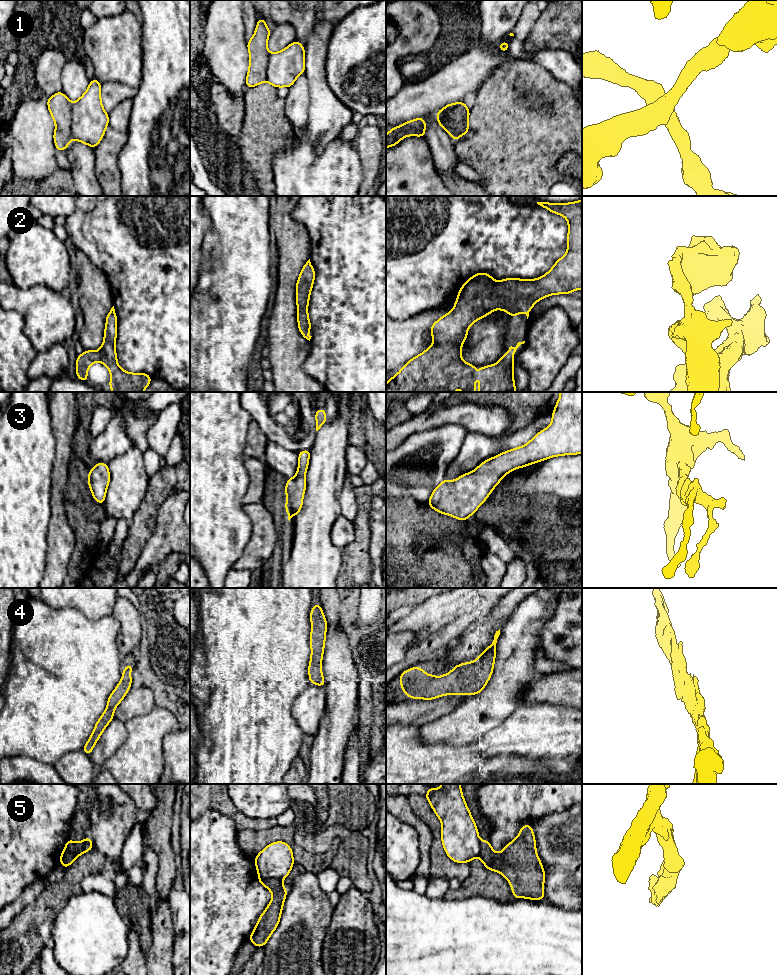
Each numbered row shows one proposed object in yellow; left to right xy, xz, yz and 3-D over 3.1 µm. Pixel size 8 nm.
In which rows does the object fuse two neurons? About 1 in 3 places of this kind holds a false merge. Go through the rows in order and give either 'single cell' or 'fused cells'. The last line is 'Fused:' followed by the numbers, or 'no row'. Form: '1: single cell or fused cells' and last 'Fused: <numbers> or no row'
1: fused cells
2: single cell
3: single cell
4: single cell
5: fused cells
Fused: 1, 5

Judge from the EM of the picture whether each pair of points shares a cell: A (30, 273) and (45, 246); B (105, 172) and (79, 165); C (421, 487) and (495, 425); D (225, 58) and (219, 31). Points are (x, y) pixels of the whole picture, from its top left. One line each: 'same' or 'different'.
A: same
B: different
C: different
D: same

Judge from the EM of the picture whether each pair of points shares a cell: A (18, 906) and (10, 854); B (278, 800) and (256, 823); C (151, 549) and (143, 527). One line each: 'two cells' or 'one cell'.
A: two cells
B: two cells
C: two cells

